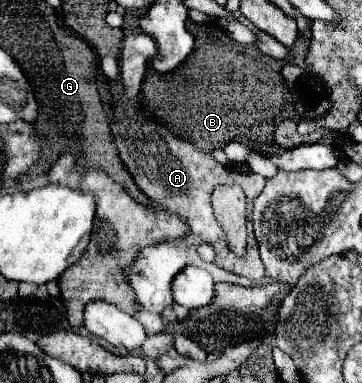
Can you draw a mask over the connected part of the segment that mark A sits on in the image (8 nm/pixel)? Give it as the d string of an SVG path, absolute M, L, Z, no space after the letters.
M144 33L129 34L124 38L120 56L120 75L125 84L125 116L119 116L111 122L111 132L115 136L115 144L119 150L119 156L123 158L123 164L131 172L135 184L153 200L157 202L163 210L169 214L179 216L181 220L187 222L189 232L201 236L205 242L209 242L215 250L215 264L219 268L225 268L229 272L235 272L239 276L245 276L249 280L259 280L263 278L263 262L259 258L259 248L257 240L253 234L247 234L247 252L243 256L237 256L227 248L223 230L219 228L213 208L211 208L211 192L219 184L237 184L243 188L247 196L247 224L251 222L251 206L253 200L257 198L259 190L265 186L265 178L259 174L241 174L233 172L227 166L215 162L209 154L199 152L193 144L175 138L167 128L159 126L153 122L147 112L141 108L139 98L139 86L145 74L147 60L155 54L155 42Z

